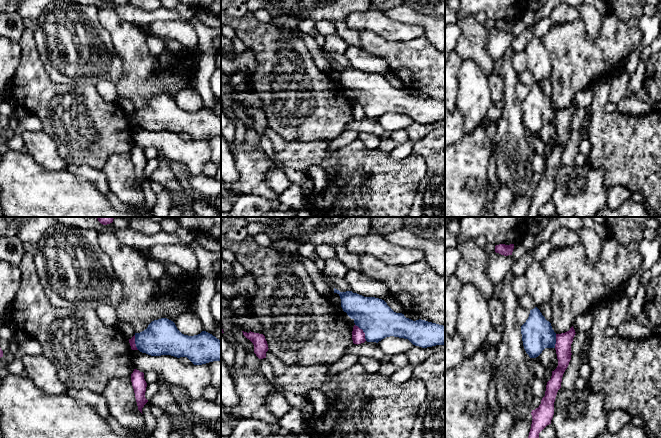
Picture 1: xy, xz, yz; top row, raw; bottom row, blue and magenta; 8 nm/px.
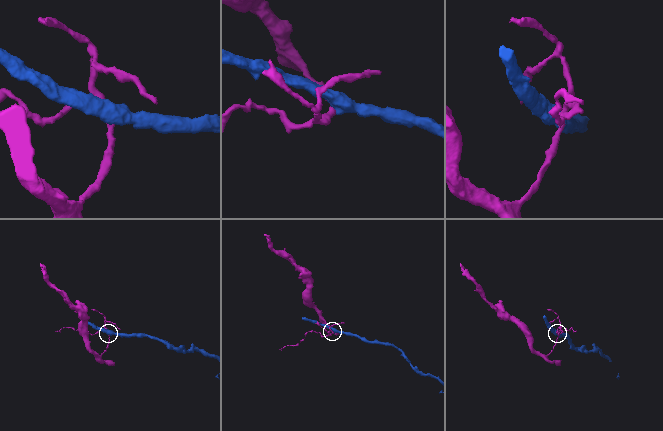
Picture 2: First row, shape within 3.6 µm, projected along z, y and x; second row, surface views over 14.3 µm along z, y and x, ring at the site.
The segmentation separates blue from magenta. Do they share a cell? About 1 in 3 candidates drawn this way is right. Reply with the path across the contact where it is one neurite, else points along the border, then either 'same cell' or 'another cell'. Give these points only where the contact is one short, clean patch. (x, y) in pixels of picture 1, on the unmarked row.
border xz (355, 100), (362, 106), (366, 116); another cell

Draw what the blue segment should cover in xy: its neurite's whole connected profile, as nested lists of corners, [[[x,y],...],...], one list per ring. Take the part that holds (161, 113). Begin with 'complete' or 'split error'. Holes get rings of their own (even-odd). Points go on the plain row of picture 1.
complete; [[[167,94],[154,96],[144,107],[135,109],[135,120],[142,129],[151,132],[187,133],[194,141],[221,137],[221,116],[206,107],[194,112],[184,111],[177,105],[175,99]]]

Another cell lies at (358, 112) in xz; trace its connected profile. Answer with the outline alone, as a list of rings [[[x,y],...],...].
[[[354,101],[353,107],[352,107],[352,116],[354,120],[361,120],[366,117],[365,115],[365,109],[362,105],[360,105],[358,102]]]

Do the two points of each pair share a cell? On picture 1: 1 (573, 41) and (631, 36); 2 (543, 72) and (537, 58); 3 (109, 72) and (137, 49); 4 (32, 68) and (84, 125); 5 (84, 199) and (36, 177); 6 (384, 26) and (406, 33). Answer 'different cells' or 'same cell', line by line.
1: same cell
2: same cell
3: different cells
4: same cell
5: same cell
6: same cell

